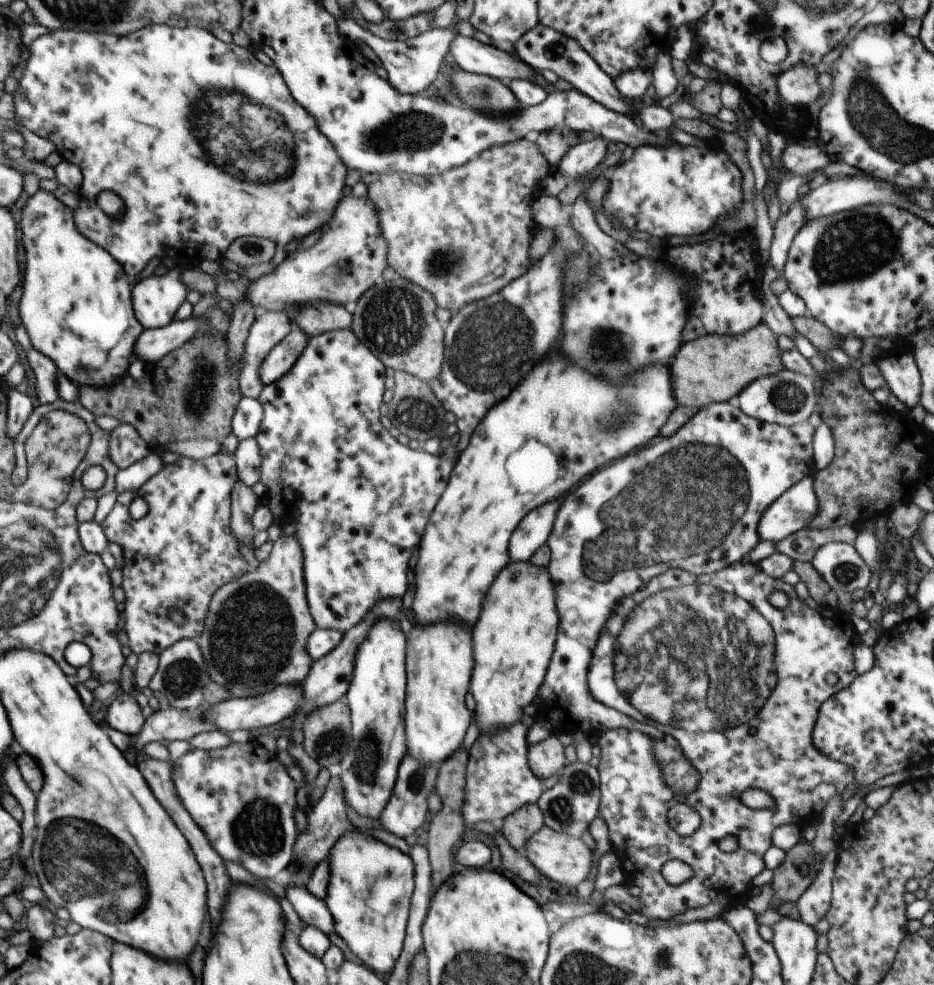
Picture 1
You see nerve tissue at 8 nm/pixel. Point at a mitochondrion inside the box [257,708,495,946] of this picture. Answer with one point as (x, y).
(365, 766)

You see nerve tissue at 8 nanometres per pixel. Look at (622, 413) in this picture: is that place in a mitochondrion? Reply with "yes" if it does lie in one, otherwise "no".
yes

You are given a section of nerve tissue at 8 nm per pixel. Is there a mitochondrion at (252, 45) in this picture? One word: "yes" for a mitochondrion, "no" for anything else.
no

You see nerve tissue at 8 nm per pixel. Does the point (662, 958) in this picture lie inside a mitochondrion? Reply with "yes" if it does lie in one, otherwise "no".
yes

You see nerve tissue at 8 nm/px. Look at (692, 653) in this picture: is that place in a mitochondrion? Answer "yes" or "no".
yes

